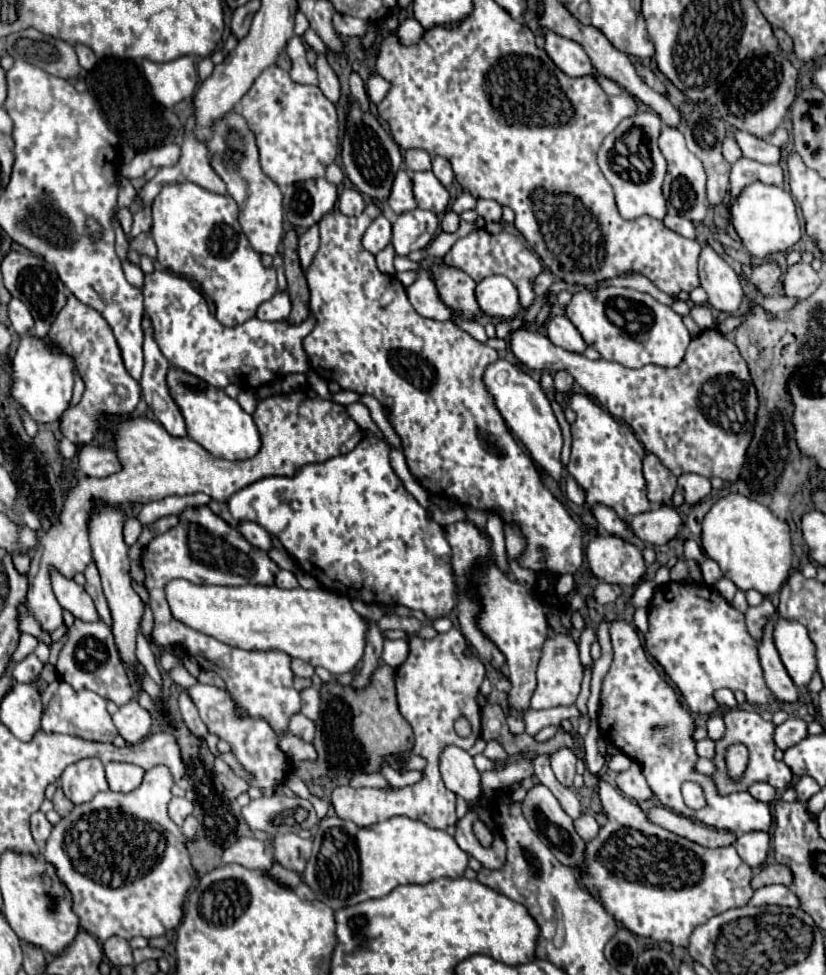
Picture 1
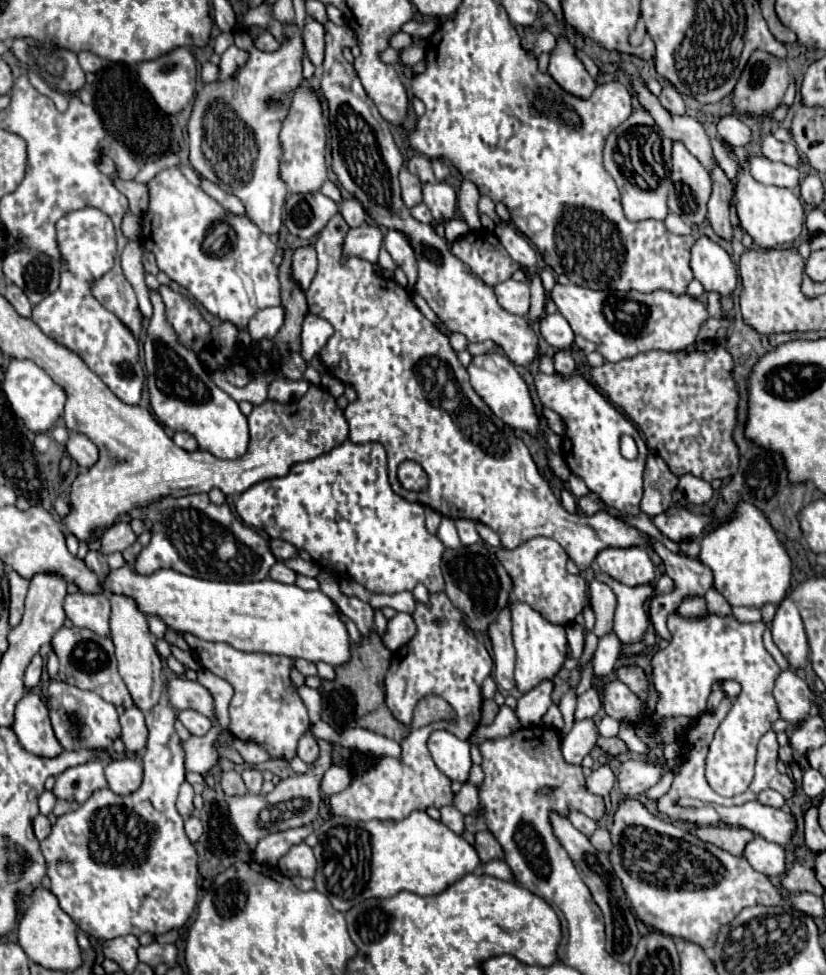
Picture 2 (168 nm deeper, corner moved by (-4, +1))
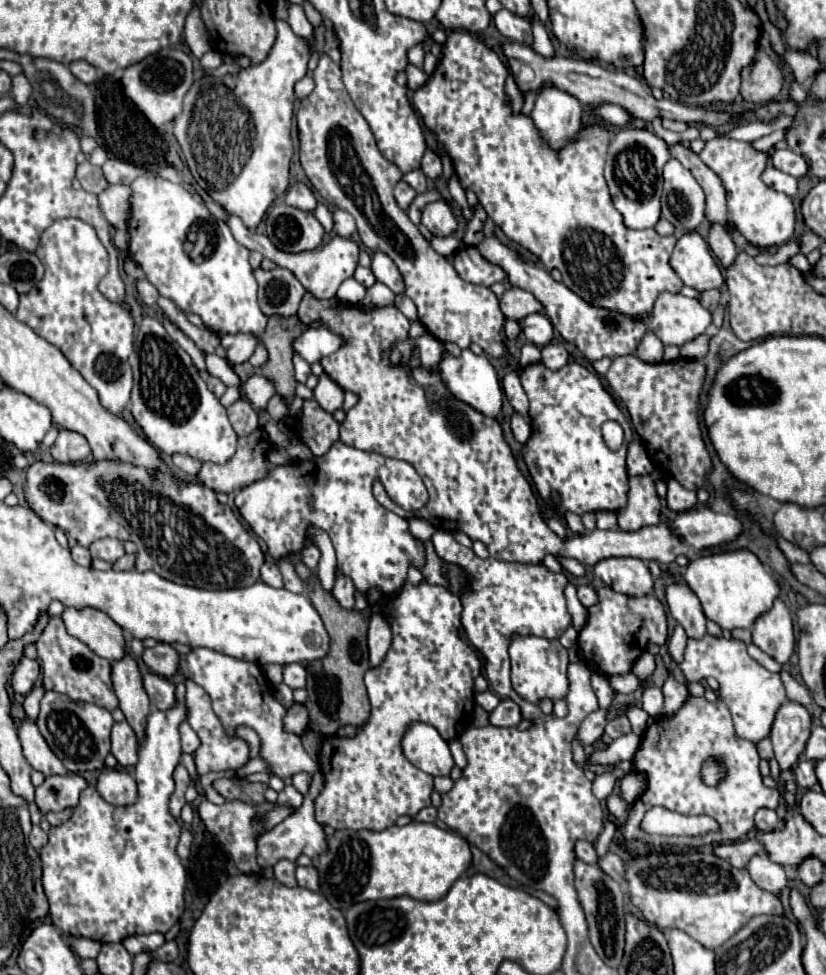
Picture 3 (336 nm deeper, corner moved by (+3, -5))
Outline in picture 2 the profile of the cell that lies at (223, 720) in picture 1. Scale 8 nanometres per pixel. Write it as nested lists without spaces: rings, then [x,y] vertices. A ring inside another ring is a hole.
[[[173,677],[169,681],[169,701],[177,711],[193,709],[201,715],[205,715],[213,725],[217,725],[213,695],[209,689],[205,689],[199,681],[189,681],[185,677]]]

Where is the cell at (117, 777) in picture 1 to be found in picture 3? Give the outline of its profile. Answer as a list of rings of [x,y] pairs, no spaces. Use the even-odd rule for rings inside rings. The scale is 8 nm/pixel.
[[[104,769],[98,777],[96,787],[104,801],[110,805],[132,805],[138,799],[134,777],[120,769]]]

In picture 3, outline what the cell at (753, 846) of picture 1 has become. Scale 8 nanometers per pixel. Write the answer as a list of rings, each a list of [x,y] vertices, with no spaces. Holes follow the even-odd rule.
[[[768,855],[752,857],[752,861],[748,865],[748,871],[750,871],[750,877],[754,879],[754,883],[762,891],[768,891],[768,893],[772,893],[776,897],[780,897],[782,889],[788,885],[784,867],[774,863]]]

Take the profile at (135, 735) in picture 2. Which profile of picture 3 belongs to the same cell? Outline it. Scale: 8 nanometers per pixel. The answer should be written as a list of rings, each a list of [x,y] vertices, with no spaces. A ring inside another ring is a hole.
[[[126,721],[112,727],[112,755],[122,767],[134,767],[138,761],[138,741]]]

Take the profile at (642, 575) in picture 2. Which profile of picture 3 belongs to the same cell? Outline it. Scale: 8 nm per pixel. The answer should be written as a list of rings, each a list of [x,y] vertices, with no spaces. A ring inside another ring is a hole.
[[[632,557],[602,559],[594,565],[594,575],[602,579],[606,587],[628,597],[644,597],[654,589],[650,569],[642,559]]]

